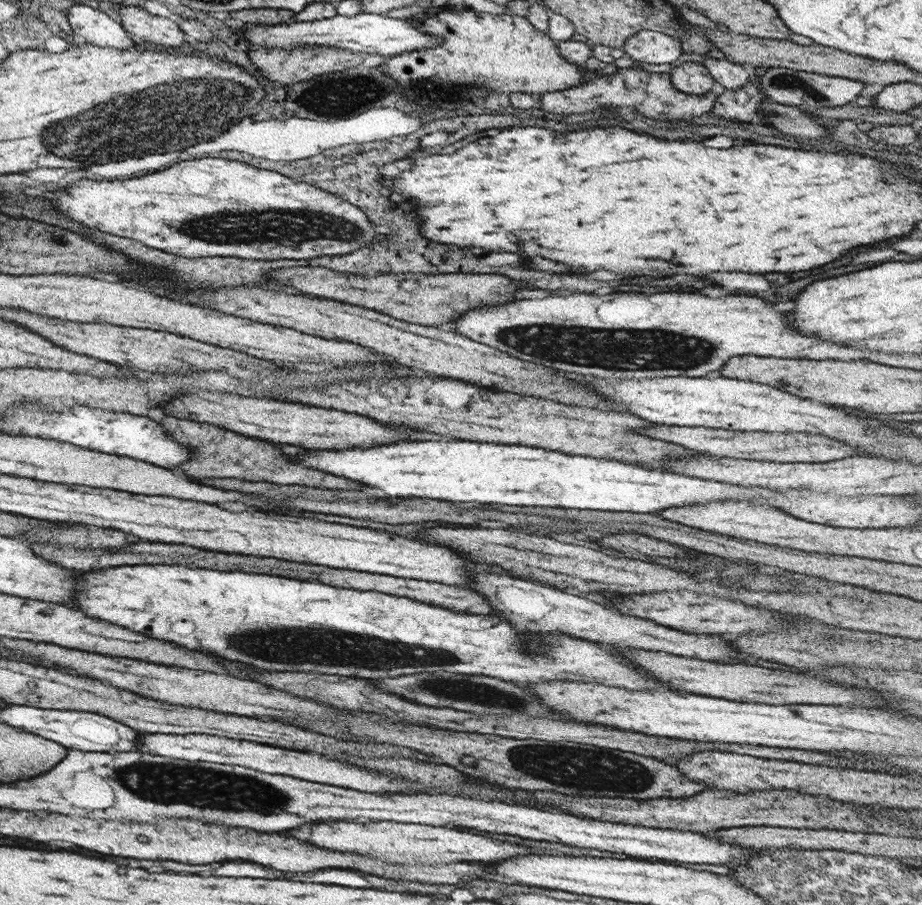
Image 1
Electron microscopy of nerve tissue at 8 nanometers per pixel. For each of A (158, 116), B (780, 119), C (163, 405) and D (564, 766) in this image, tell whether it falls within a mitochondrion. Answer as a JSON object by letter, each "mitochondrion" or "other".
{"A":"mitochondrion","B":"mitochondrion","C":"other","D":"mitochondrion"}

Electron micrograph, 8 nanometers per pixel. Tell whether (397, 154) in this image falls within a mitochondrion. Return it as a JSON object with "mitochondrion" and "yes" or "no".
{"mitochondrion":"no"}

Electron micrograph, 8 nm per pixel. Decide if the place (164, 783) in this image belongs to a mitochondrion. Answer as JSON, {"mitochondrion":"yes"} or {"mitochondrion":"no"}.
{"mitochondrion":"yes"}

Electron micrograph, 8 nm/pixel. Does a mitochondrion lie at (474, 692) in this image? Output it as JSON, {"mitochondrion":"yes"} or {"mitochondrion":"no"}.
{"mitochondrion":"yes"}

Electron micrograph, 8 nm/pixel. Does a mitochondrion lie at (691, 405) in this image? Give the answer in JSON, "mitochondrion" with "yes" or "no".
{"mitochondrion":"no"}

